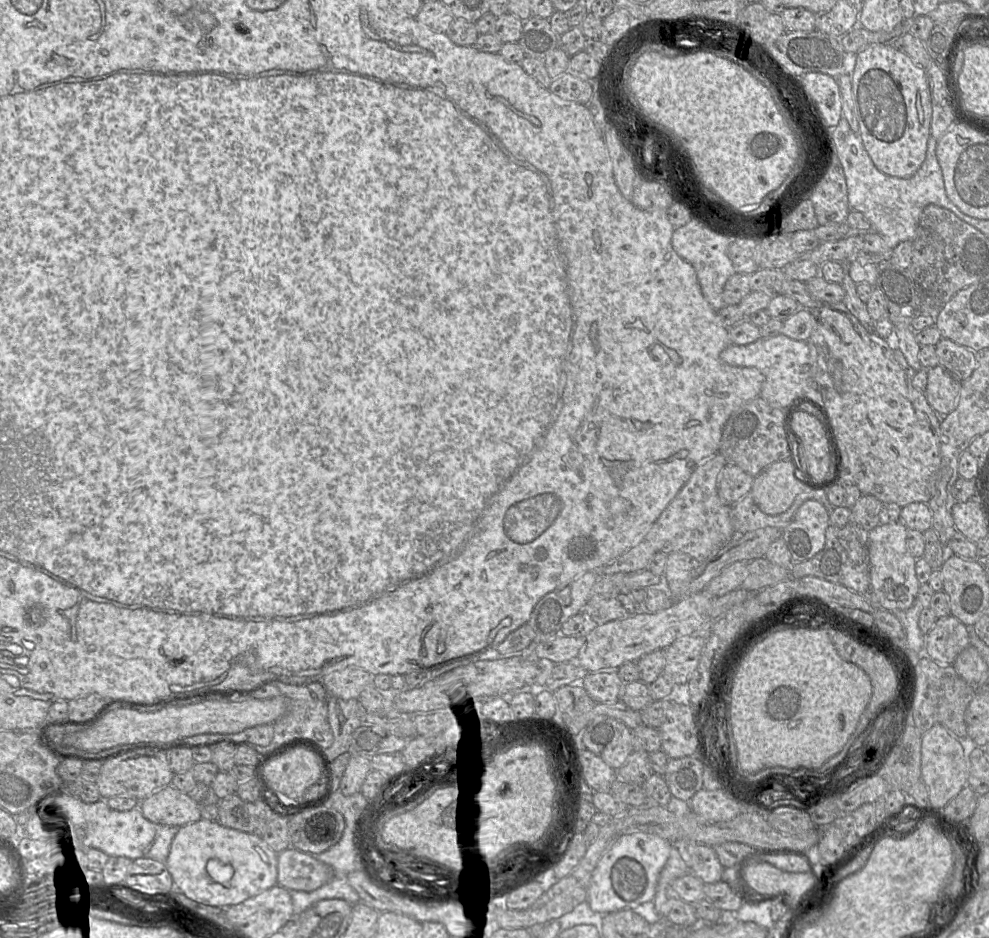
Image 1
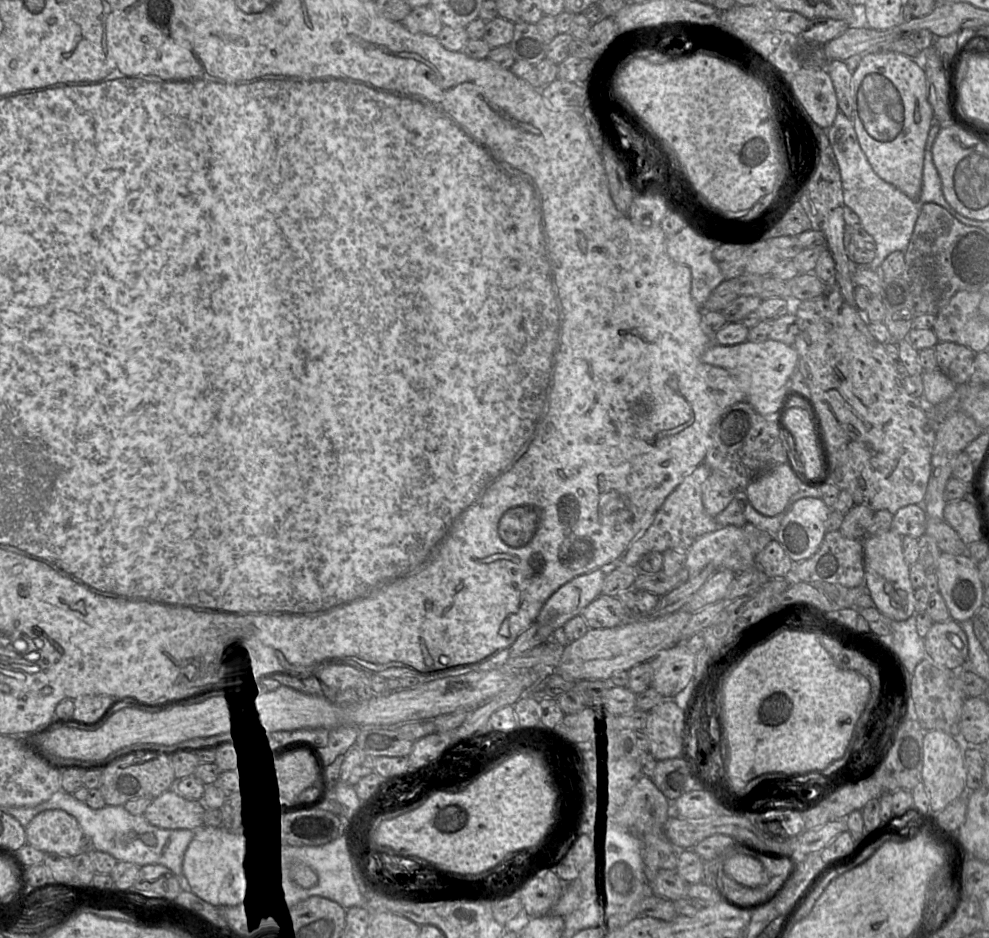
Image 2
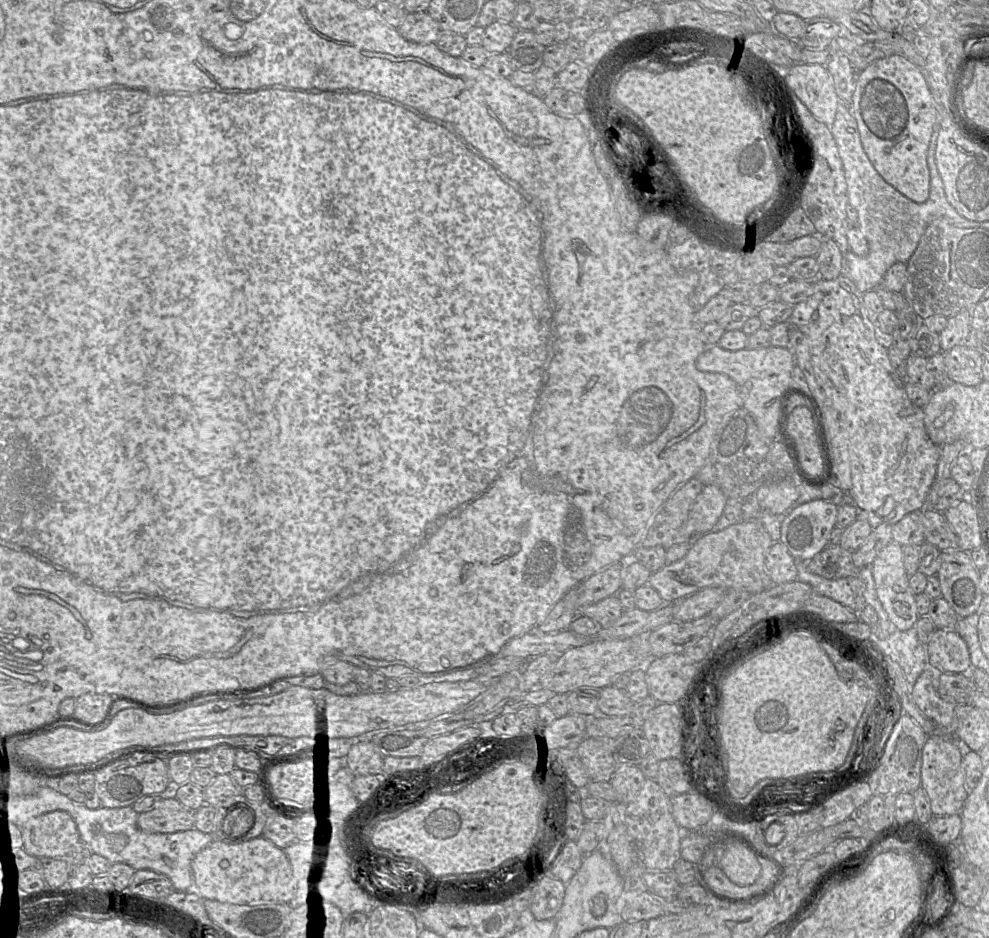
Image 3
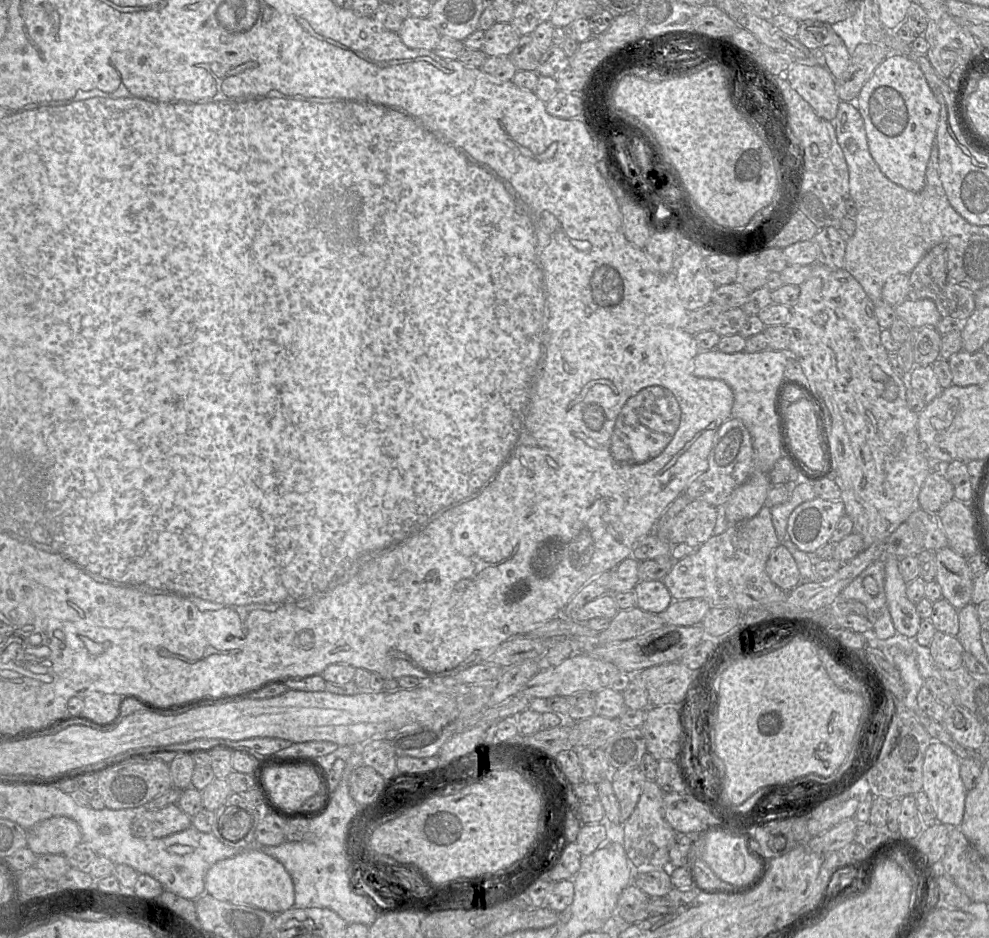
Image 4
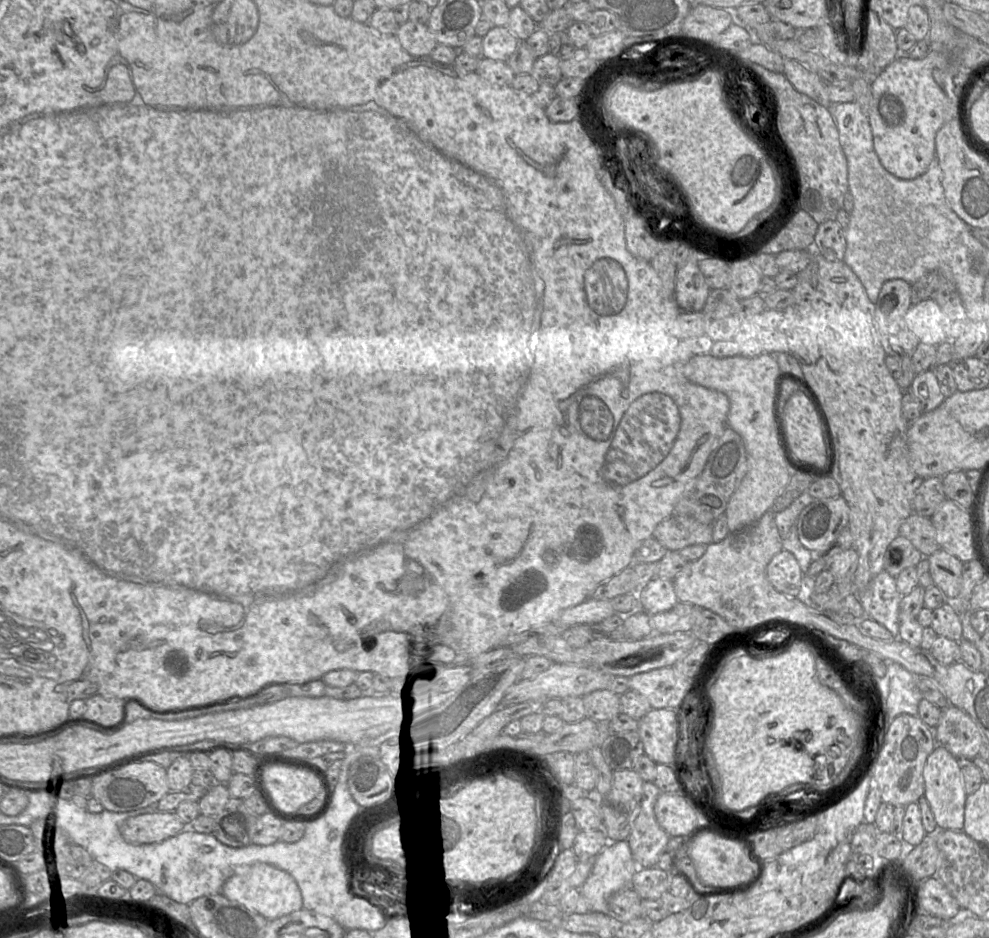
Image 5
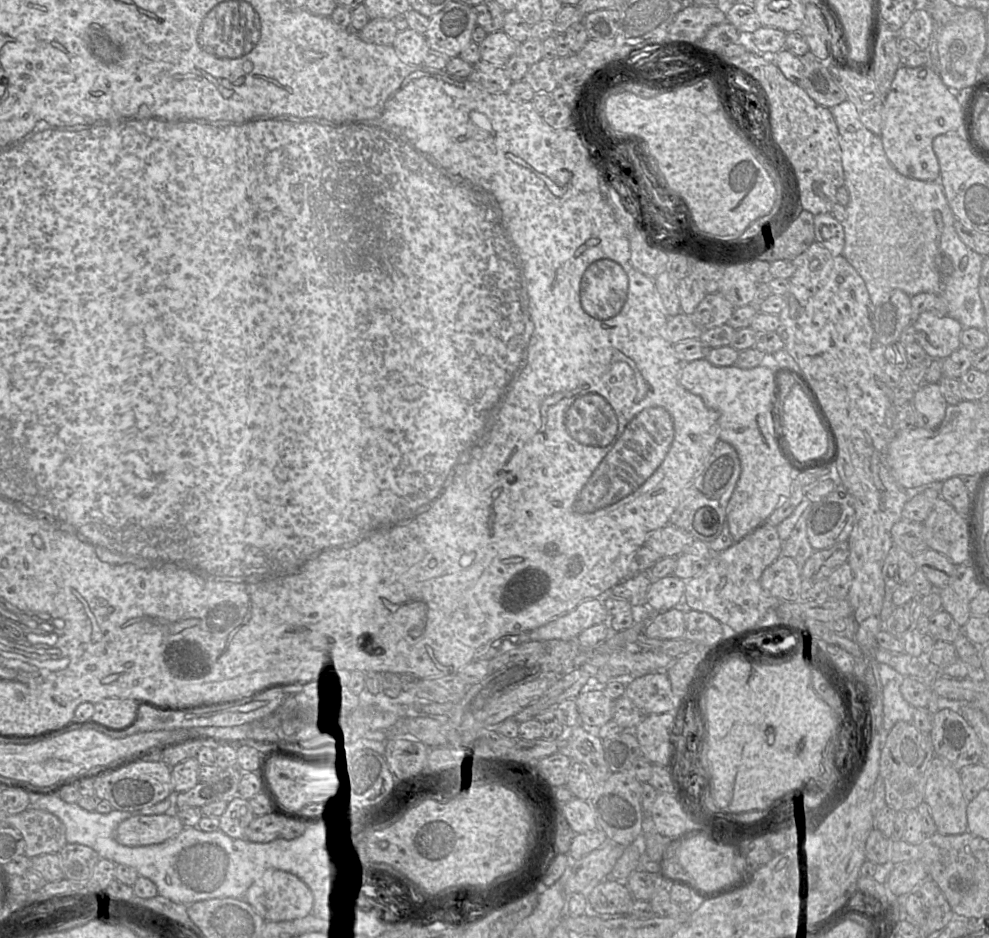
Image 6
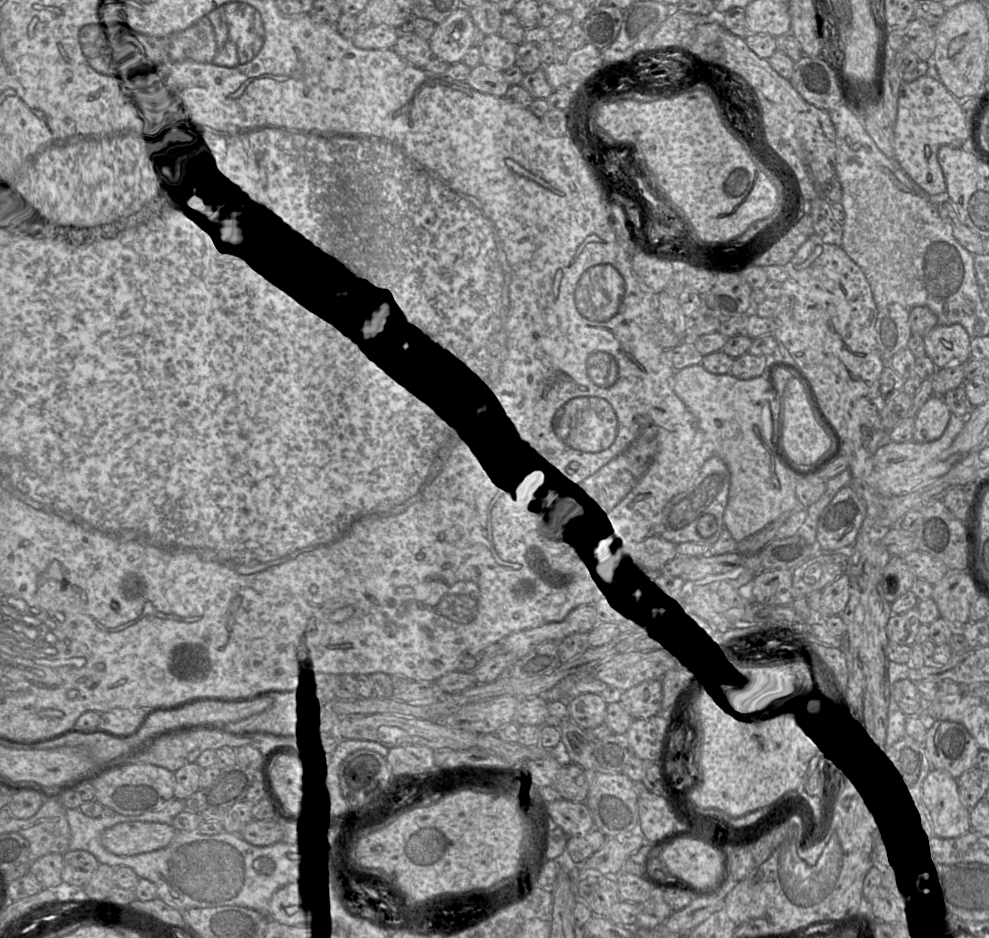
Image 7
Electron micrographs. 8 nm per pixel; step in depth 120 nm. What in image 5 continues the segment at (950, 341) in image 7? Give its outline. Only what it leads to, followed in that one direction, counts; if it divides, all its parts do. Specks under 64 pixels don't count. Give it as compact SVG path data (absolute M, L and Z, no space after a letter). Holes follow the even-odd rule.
M932 299L912 305L903 320L921 343L939 346L949 340L952 321Z

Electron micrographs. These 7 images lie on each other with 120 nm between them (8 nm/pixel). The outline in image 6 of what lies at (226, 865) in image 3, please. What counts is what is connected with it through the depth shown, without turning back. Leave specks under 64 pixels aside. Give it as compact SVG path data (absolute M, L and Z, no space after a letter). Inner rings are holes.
M267 869L246 891L244 900L266 921L281 922L304 918L312 912L313 895L308 886L293 874Z

